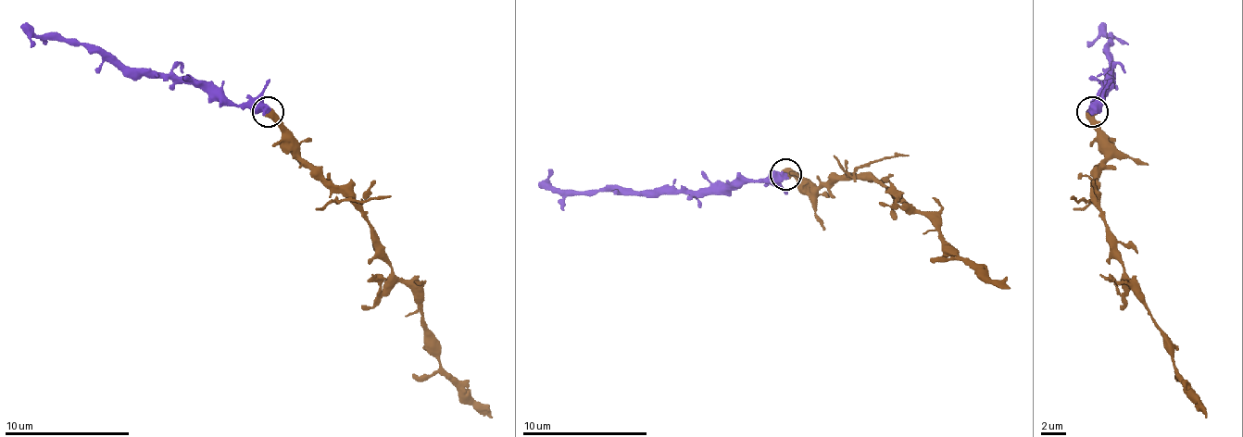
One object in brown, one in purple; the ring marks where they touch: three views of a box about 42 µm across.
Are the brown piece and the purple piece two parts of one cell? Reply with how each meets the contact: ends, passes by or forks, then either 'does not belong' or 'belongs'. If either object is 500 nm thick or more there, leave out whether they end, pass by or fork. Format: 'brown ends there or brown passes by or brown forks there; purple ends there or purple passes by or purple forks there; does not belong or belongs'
belongs

